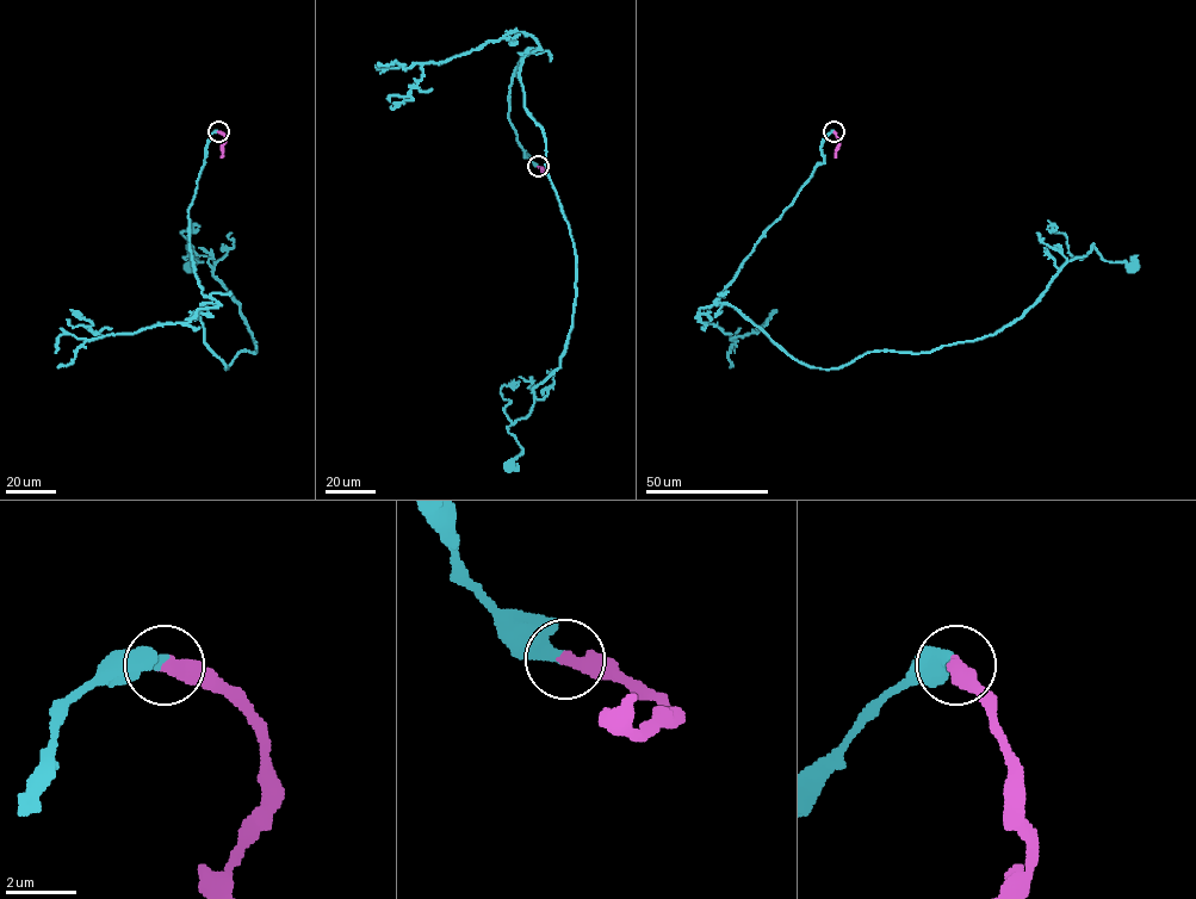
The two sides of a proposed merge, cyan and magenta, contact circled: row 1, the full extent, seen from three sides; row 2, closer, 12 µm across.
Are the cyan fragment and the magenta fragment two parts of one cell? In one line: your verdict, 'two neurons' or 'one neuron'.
one neuron

